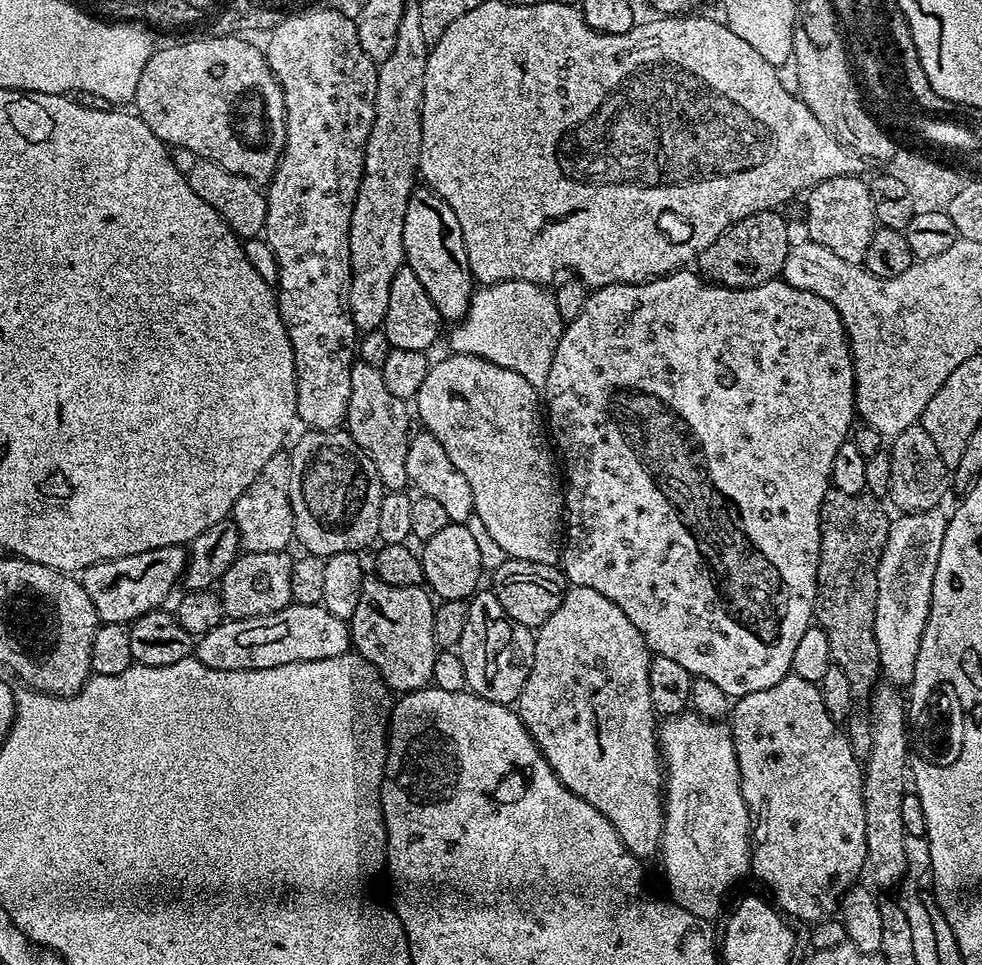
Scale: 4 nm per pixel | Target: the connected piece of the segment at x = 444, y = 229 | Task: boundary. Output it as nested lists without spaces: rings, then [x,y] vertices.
[[[420,186],[413,191],[406,206],[406,222],[402,226],[402,242],[404,243],[404,259],[406,266],[414,270],[418,282],[422,282],[422,290],[434,302],[434,310],[438,310],[441,321],[459,322],[468,312],[474,291],[474,281],[470,262],[466,254],[466,242],[462,238],[462,226],[458,226],[458,218],[454,210],[438,194],[434,194],[427,186]]]

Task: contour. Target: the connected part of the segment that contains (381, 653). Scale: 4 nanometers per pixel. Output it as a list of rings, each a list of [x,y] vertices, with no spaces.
[[[372,574],[370,578],[361,579],[360,593],[358,594],[358,606],[354,606],[354,614],[350,621],[350,644],[357,656],[366,658],[366,662],[370,662],[370,666],[374,666],[374,670],[378,670],[380,679],[384,681],[384,685],[393,693],[403,694],[405,692],[417,692],[420,688],[427,688],[432,684],[432,671],[434,670],[434,658],[438,651],[434,642],[434,607],[433,597],[430,595],[429,589],[424,586],[390,586],[386,582],[382,582],[380,577]]]

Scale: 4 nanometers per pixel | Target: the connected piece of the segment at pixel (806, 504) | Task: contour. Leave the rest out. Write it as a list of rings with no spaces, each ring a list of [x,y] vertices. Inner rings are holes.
[[[692,270],[669,272],[667,276],[657,276],[656,279],[648,280],[644,284],[611,284],[605,288],[589,291],[588,300],[582,307],[582,312],[573,320],[567,321],[564,331],[560,333],[560,341],[554,350],[554,362],[550,362],[550,374],[542,389],[542,400],[546,405],[546,424],[550,429],[551,439],[558,452],[558,447],[560,447],[560,452],[564,455],[562,476],[566,481],[566,487],[563,489],[566,539],[562,544],[562,571],[569,585],[598,590],[598,594],[610,598],[610,602],[614,602],[614,606],[618,606],[618,610],[622,610],[622,614],[626,614],[626,618],[630,618],[630,622],[638,626],[638,634],[642,634],[642,638],[655,655],[671,658],[672,661],[678,662],[678,666],[691,672],[693,677],[706,678],[714,682],[714,686],[719,686],[729,698],[739,698],[746,694],[754,694],[754,690],[766,690],[766,686],[774,686],[774,682],[782,682],[782,678],[786,678],[792,672],[794,649],[802,639],[802,634],[806,634],[806,630],[813,623],[816,607],[816,579],[820,561],[820,508],[824,504],[824,496],[832,482],[834,454],[838,454],[838,450],[850,436],[850,432],[844,428],[853,427],[856,375],[852,369],[852,352],[848,348],[844,324],[840,320],[838,310],[834,310],[834,306],[830,306],[826,298],[818,298],[818,294],[802,286],[788,284],[783,278],[737,291],[735,288],[709,282],[699,271],[696,271],[697,273],[688,271]]]

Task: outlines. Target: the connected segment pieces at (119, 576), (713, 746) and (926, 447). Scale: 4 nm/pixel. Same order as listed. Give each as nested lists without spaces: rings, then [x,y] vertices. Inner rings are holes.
[[[179,544],[162,546],[158,550],[146,550],[142,554],[130,554],[126,558],[117,560],[103,560],[94,566],[85,568],[79,573],[78,579],[86,594],[90,594],[90,602],[94,602],[94,610],[98,614],[101,624],[127,624],[138,619],[142,614],[157,611],[160,604],[172,591],[176,584],[181,583],[184,568],[188,565],[188,548]]]
[[[691,710],[672,714],[658,728],[660,759],[664,765],[664,829],[660,835],[658,860],[664,863],[667,895],[690,914],[709,922],[724,908],[728,891],[750,872],[750,829],[748,811],[742,798],[738,758],[729,725],[705,720]]]
[[[917,422],[891,437],[890,444],[890,490],[887,499],[892,500],[891,507],[896,507],[895,511],[900,514],[940,508],[948,492],[950,470],[942,462],[942,454],[938,454],[934,438],[930,438],[930,434],[926,434],[924,427]]]

